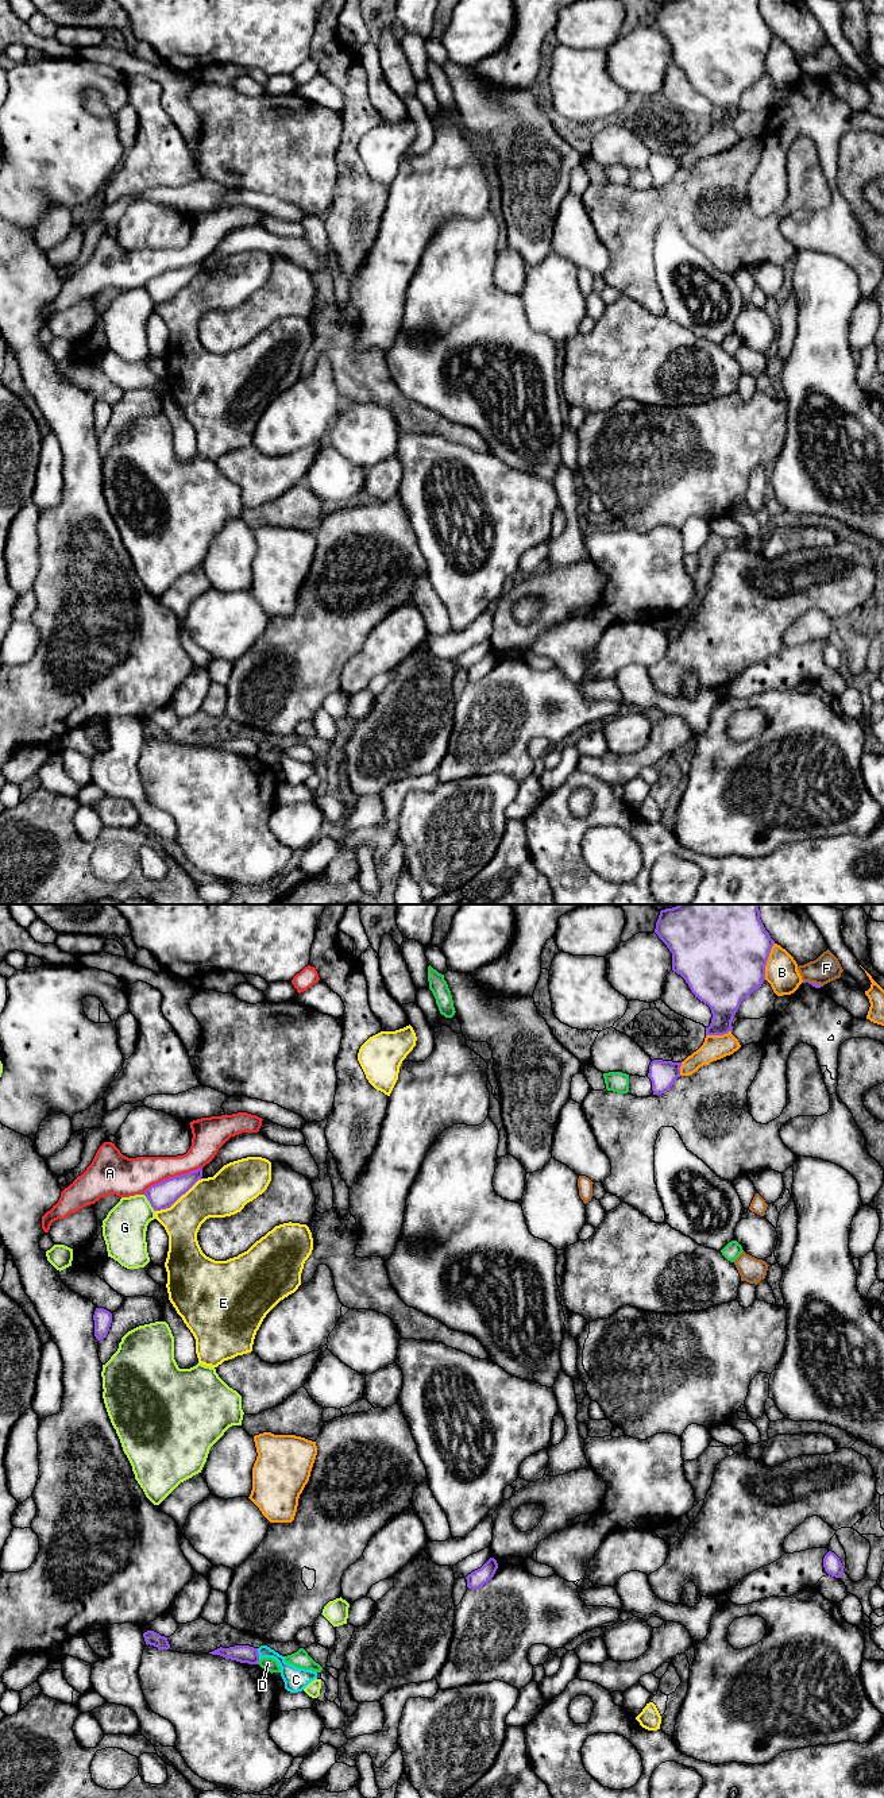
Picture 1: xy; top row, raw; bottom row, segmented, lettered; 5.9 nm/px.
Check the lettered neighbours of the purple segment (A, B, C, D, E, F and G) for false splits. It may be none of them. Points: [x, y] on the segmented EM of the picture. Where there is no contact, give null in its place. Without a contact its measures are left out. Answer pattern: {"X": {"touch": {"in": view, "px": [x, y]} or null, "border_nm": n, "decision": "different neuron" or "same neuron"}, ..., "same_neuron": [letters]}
{"A": {"touch": {"in": "xy", "px": [172, 1177]}, "border_nm": 380, "decision": "different neuron"}, "B": {"touch": {"in": "xy", "px": [767, 960]}, "border_nm": 240, "decision": "different neuron"}, "C": {"touch": {"in": "xy", "px": [258, 1654]}, "border_nm": 70, "decision": "same neuron"}, "D": {"touch": {"in": "xy", "px": [258, 1660]}, "border_nm": 40, "decision": "different neuron"}, "E": {"touch": {"in": "xy", "px": [178, 1197]}, "border_nm": 340, "decision": "different neuron"}, "F": {"touch": {"in": "xy", "px": [813, 983]}, "border_nm": 120, "decision": "different neuron"}, "G": {"touch": {"in": "xy", "px": [150, 1203]}, "border_nm": 120, "decision": "different neuron"}, "same_neuron": ["C"]}

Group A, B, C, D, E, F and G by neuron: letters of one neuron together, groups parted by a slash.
A / B / C / D / E / F / G

